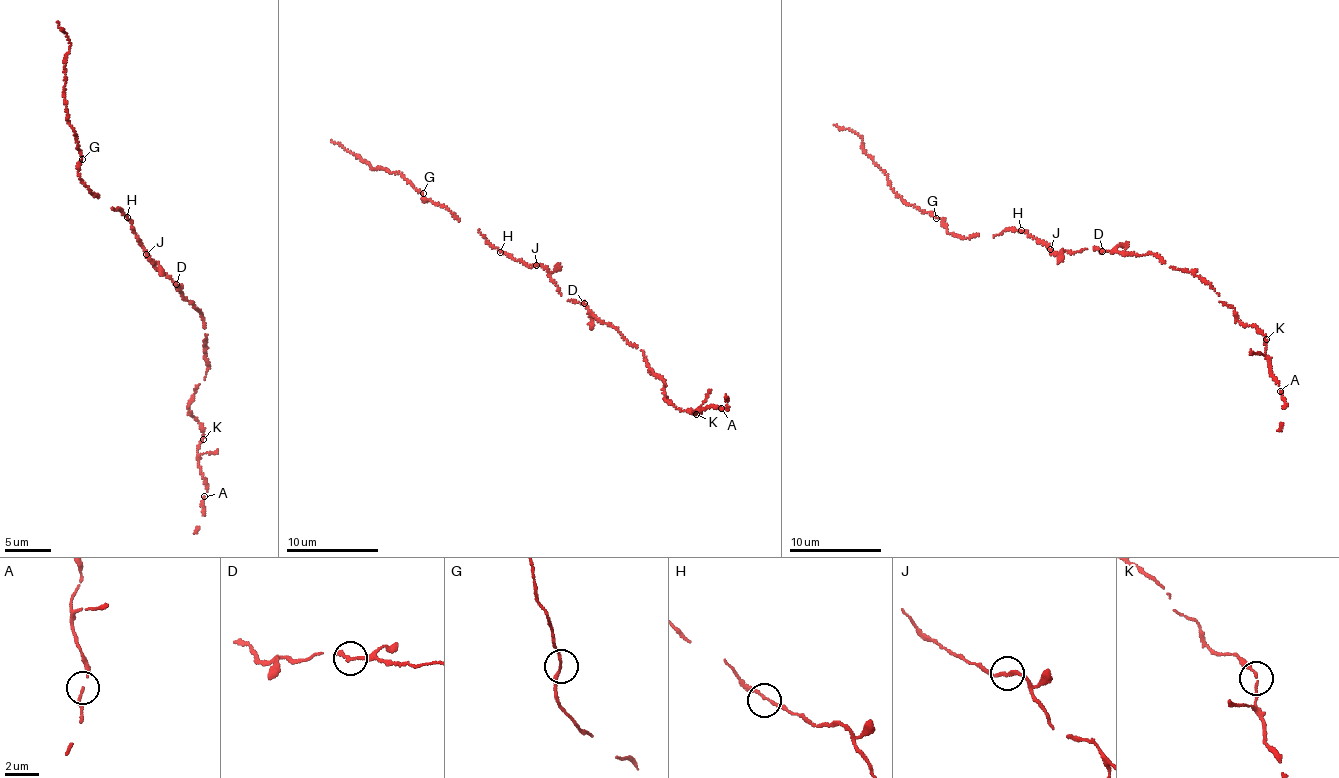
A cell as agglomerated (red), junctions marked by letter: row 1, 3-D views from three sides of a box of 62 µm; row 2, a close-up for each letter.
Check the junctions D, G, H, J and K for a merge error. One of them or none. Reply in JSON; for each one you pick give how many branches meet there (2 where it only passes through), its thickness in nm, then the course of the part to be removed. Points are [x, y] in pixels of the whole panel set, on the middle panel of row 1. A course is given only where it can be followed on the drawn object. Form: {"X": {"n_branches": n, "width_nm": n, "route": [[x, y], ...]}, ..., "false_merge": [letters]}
{"false_merge": []}

